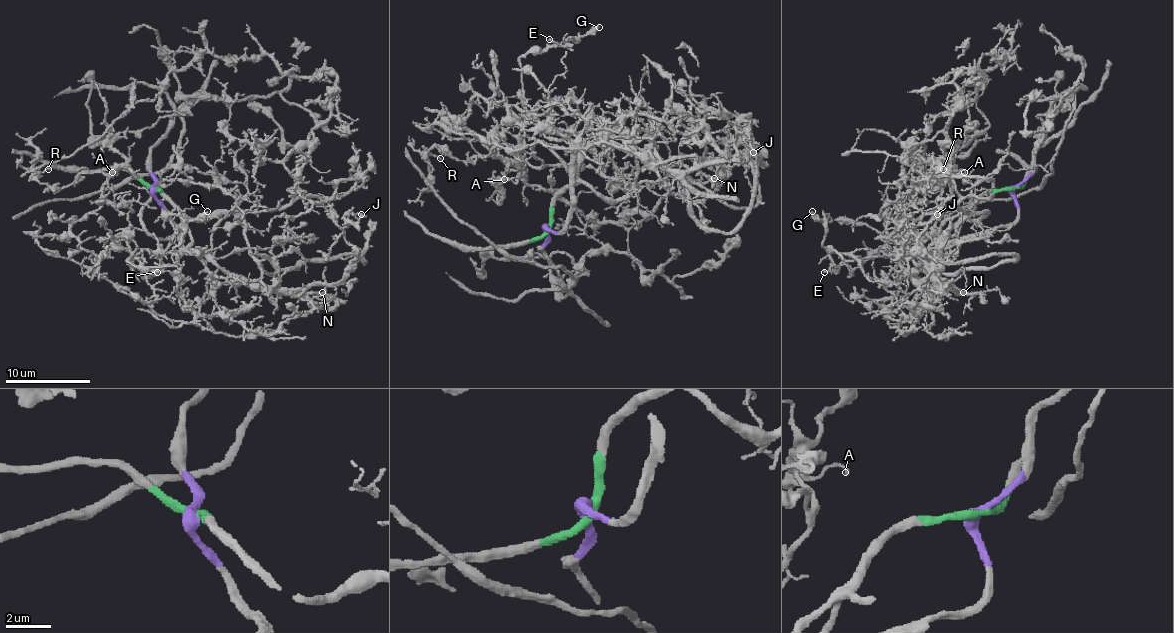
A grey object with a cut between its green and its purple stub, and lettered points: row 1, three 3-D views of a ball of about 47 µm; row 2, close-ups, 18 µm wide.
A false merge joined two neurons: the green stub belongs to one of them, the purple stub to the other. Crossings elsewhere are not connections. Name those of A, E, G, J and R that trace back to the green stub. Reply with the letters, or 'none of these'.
A, J, R

